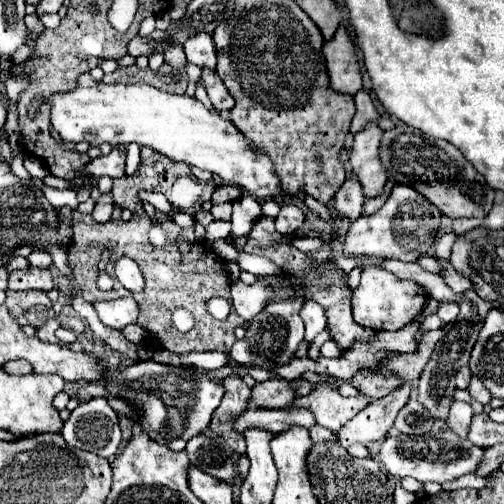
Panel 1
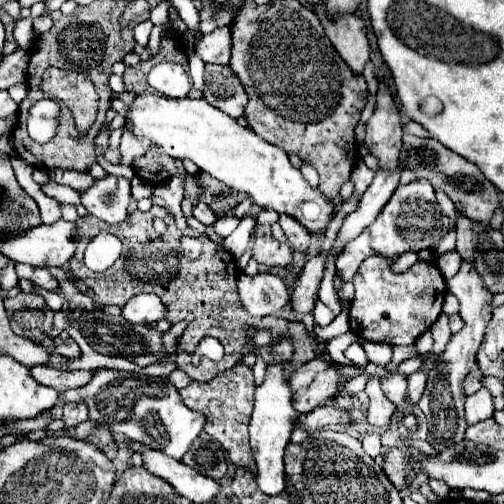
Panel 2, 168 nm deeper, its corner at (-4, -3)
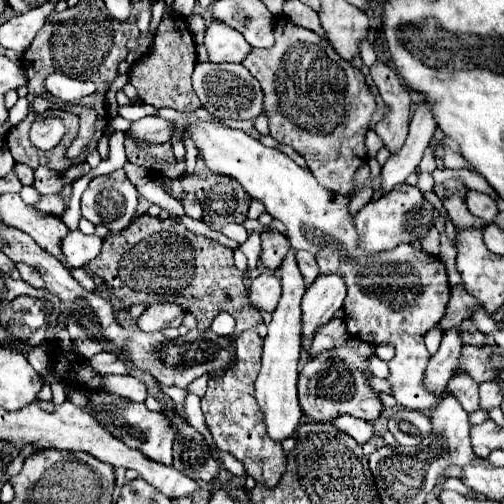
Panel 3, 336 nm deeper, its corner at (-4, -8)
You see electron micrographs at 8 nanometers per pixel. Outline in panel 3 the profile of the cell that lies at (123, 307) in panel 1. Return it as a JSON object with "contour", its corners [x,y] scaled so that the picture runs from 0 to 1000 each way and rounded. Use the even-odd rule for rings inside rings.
{"contour":[[[304,603],[288,615],[288,623],[272,635],[284,659],[315,659],[323,651],[351,651],[363,639],[371,619],[355,603]]]}

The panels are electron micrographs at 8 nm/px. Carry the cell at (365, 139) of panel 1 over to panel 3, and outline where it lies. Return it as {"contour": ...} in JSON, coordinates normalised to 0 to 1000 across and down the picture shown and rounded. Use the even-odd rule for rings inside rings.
{"contour":[[[744,123],[732,139],[760,202],[772,210],[772,226],[748,246],[744,262],[764,282],[764,294],[780,306],[800,290],[808,274],[808,250],[815,234],[815,190],[808,171],[768,127]]]}

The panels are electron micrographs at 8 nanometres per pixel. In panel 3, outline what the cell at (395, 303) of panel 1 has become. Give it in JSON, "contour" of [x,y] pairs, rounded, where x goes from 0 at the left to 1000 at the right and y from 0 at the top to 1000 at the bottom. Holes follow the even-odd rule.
{"contour":[[[363,242],[343,246],[343,254],[343,278],[383,274],[415,337],[466,353],[498,393],[522,397],[530,421],[569,448],[577,488],[625,504],[637,544],[681,548],[688,567],[681,615],[696,667],[736,683],[776,679],[784,687],[780,718],[772,718],[776,746],[768,754],[788,802],[812,813],[859,810],[875,782],[859,786],[839,762],[851,718],[839,667],[871,643],[891,599],[891,556],[875,512],[843,504],[843,496],[819,484],[792,484],[772,500],[720,500],[692,425],[696,389],[653,381],[609,333],[589,329],[550,294],[522,290],[482,258],[462,258],[435,242]]]}

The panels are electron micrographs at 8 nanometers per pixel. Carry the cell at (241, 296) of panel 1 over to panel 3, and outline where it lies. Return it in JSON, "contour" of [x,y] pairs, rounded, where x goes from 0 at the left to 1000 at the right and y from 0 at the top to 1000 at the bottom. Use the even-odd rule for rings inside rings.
{"contour":[[[522,540],[514,552],[502,556],[494,571],[498,603],[510,603],[522,619],[542,619],[558,591],[558,560],[550,548]]]}

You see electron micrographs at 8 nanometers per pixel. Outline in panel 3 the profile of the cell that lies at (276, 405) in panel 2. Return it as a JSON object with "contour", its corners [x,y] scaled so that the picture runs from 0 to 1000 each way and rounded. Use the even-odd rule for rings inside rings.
{"contour":[[[573,496],[558,524],[558,563],[562,587],[534,639],[534,659],[522,687],[522,726],[506,758],[506,786],[526,821],[526,845],[542,873],[562,877],[573,869],[597,837],[597,806],[589,798],[589,742],[593,742],[593,702],[597,702],[597,591],[605,583],[601,548],[585,520],[585,496]]]}

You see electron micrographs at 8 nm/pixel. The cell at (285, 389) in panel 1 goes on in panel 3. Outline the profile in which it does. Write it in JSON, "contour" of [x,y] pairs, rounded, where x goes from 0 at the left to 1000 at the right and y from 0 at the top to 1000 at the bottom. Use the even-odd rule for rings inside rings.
{"contour":[[[692,671],[688,683],[677,683],[673,694],[645,694],[625,702],[605,718],[593,738],[593,802],[597,813],[617,825],[625,837],[653,837],[677,821],[692,821],[704,829],[720,829],[740,837],[760,817],[760,798],[748,778],[732,762],[736,734],[728,714],[744,706],[744,687],[724,683],[716,675]]]}

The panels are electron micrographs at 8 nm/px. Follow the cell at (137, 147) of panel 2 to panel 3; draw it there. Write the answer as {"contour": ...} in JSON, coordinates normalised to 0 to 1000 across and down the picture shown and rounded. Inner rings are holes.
{"contour":[[[288,230],[260,246],[256,266],[268,278],[288,278],[296,286],[323,286],[335,282],[343,262],[335,262],[335,242],[315,230]]]}

